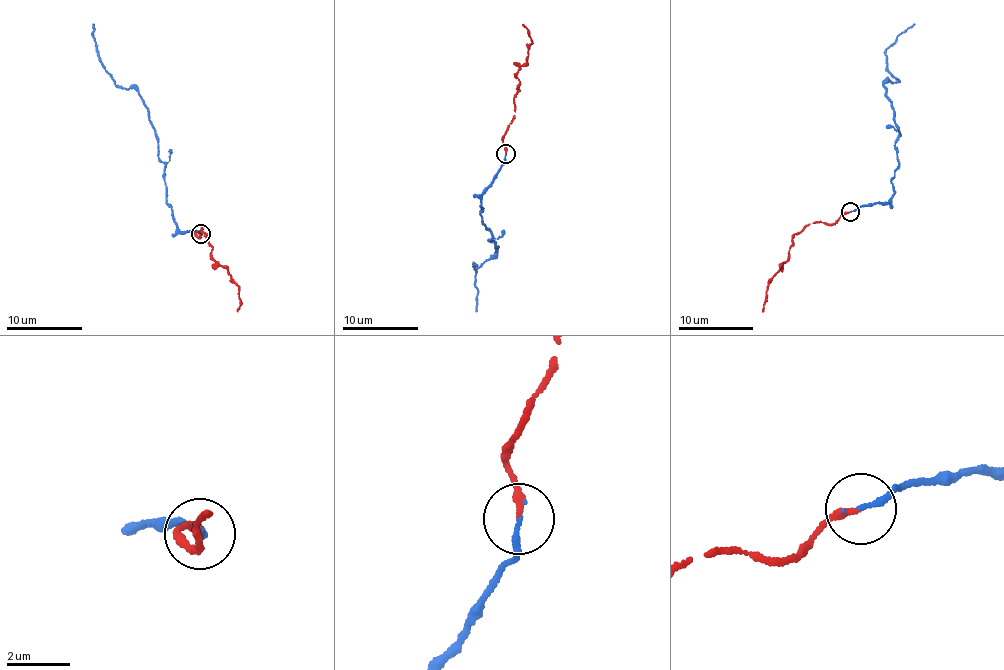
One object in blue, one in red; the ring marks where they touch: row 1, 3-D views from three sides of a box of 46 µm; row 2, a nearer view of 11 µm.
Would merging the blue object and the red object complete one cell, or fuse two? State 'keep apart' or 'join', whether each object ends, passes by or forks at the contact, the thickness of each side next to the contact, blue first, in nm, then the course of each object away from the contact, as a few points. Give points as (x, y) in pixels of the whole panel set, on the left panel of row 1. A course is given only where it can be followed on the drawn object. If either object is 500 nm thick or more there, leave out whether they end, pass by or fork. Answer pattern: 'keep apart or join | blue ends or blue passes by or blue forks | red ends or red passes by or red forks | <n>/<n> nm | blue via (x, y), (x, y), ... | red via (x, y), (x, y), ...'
join | blue ends | red ends | 190/240 nm | blue via (201, 234), (182, 232), (176, 224), (147, 107), (136, 89), (117, 85), (101, 63), (93, 25) | red via (201, 234), (195, 233), (200, 237), (201, 228), (212, 247), (212, 259), (227, 270), (238, 287), (237, 311)

